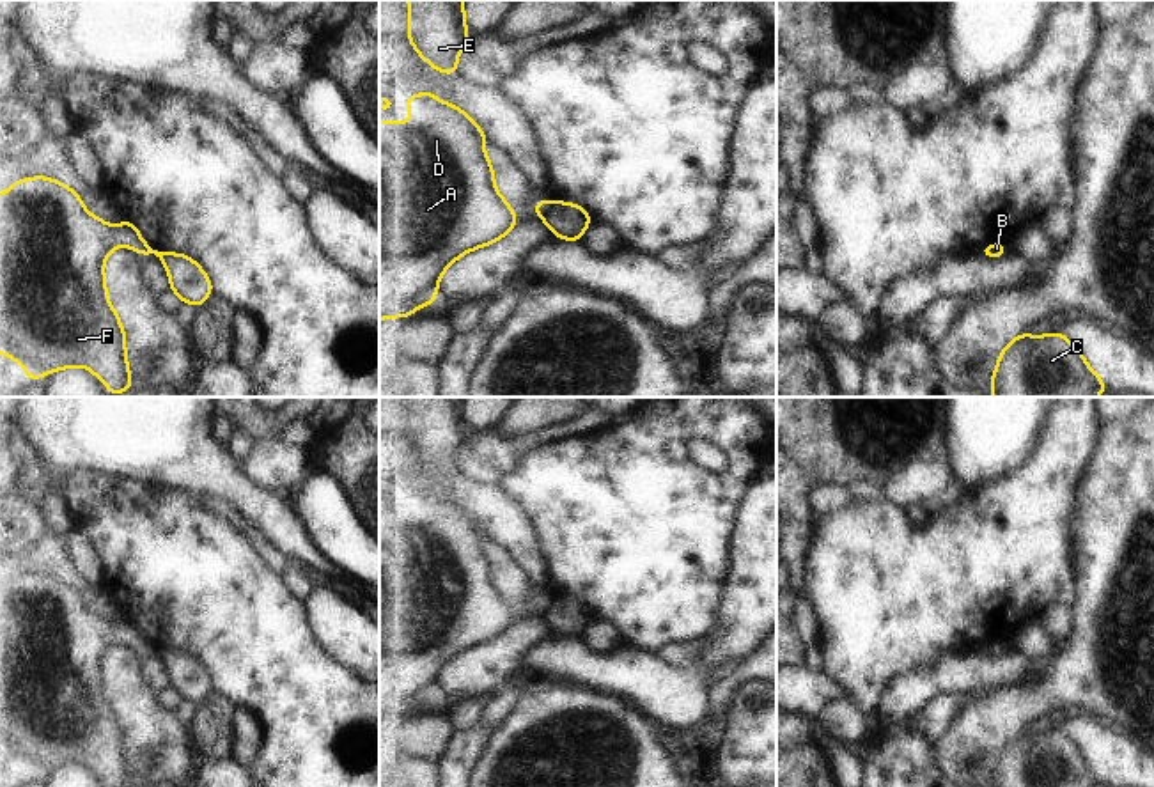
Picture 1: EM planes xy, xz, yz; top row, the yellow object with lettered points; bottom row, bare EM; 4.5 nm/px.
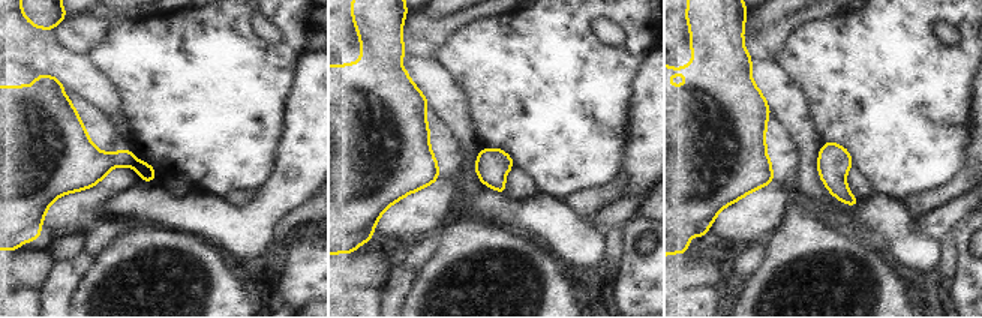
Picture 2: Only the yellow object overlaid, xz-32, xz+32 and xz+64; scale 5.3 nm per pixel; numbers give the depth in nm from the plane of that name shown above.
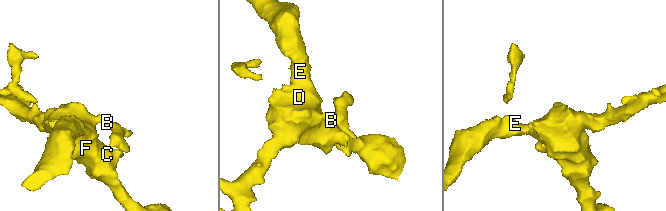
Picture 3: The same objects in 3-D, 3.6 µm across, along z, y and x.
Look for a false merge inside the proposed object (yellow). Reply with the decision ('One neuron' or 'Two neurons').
Two neurons

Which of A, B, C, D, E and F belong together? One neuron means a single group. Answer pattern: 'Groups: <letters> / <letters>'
Groups: A C D E F / B

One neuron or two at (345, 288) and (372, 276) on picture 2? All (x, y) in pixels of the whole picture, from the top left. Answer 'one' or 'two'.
two

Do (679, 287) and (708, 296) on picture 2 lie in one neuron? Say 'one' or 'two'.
one

